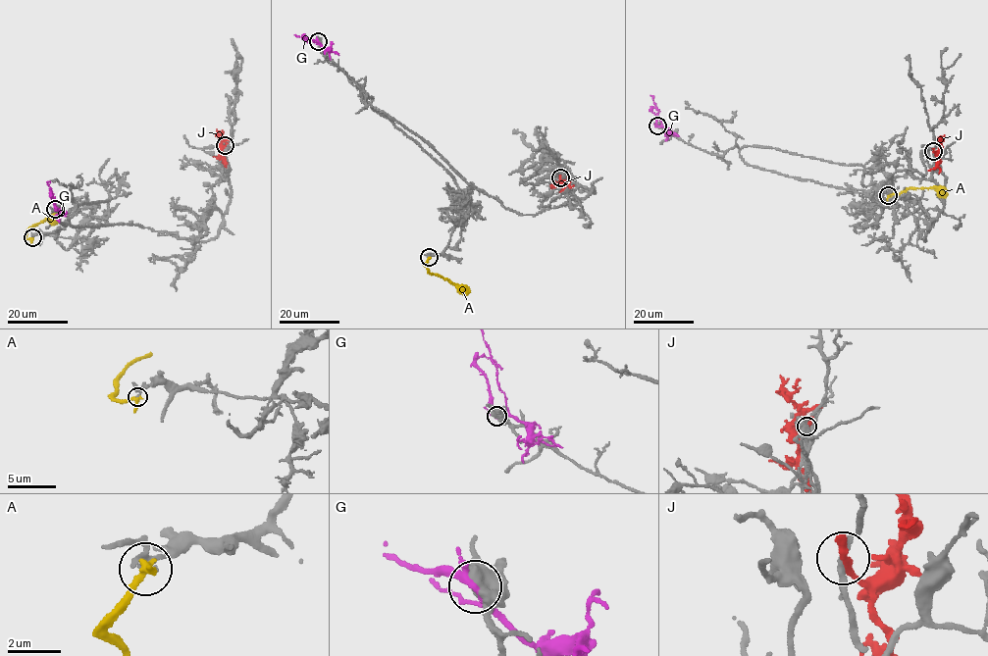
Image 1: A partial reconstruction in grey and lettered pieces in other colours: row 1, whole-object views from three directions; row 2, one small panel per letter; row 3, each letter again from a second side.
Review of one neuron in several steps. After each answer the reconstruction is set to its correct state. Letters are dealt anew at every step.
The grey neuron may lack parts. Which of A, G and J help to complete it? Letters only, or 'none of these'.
none of these

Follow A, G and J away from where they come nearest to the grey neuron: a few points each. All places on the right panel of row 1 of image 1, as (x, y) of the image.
A: (888, 195), (910, 188), (923, 188), (933, 189), (946, 196)
G: (657, 126), (661, 125), (653, 97)
J: (934, 151), (938, 162), (935, 168), (928, 170)

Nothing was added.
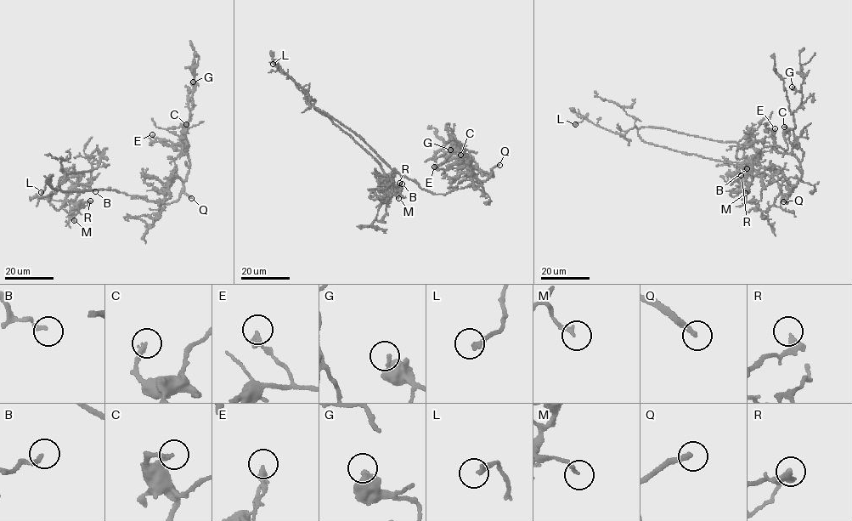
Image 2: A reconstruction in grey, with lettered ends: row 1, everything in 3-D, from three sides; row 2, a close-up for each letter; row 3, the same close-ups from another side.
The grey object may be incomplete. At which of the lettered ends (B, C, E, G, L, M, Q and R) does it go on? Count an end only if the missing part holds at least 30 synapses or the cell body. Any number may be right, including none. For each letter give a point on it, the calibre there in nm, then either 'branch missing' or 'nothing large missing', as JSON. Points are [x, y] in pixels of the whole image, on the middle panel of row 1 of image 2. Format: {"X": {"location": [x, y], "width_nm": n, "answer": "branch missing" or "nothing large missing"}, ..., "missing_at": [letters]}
{"B": {"location": [402, 184], "width_nm": 170, "answer": "nothing large missing"}, "C": {"location": [460, 155], "width_nm": 220, "answer": "branch missing"}, "E": {"location": [434, 167], "width_nm": 240, "answer": "nothing large missing"}, "G": {"location": [450, 150], "width_nm": 200, "answer": "nothing large missing"}, "L": {"location": [273, 64], "width_nm": 220, "answer": "nothing large missing"}, "M": {"location": [398, 198], "width_nm": 180, "answer": "nothing large missing"}, "Q": {"location": [499, 165], "width_nm": 240, "answer": "branch missing"}, "R": {"location": [399, 183], "width_nm": 300, "answer": "nothing large missing"}, "missing_at": ["C", "Q"]}

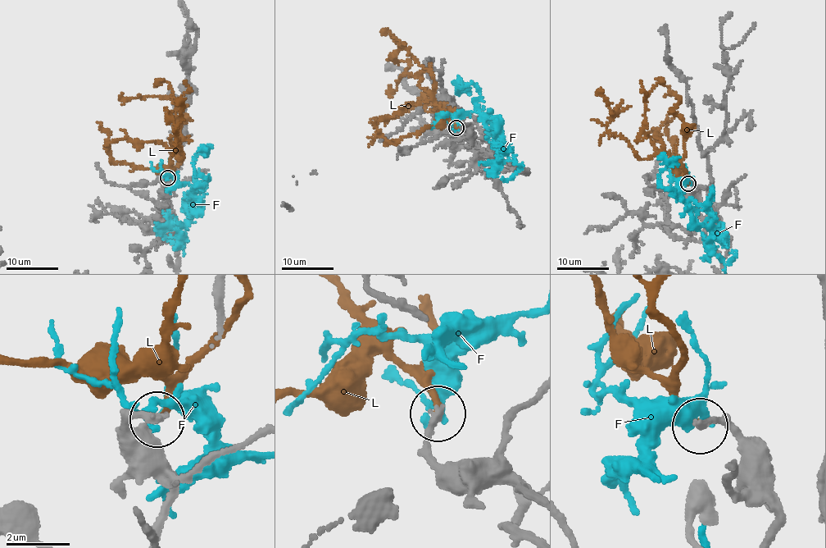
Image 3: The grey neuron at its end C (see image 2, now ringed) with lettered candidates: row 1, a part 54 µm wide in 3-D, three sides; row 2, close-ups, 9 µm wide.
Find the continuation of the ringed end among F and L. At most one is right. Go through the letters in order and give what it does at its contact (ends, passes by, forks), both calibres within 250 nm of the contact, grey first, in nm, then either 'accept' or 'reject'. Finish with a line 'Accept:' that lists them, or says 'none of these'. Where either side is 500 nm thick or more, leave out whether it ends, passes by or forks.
F: it passes by | 240/260 nm | reject
L: it ends | 240/200 nm | accept
Accept: L

